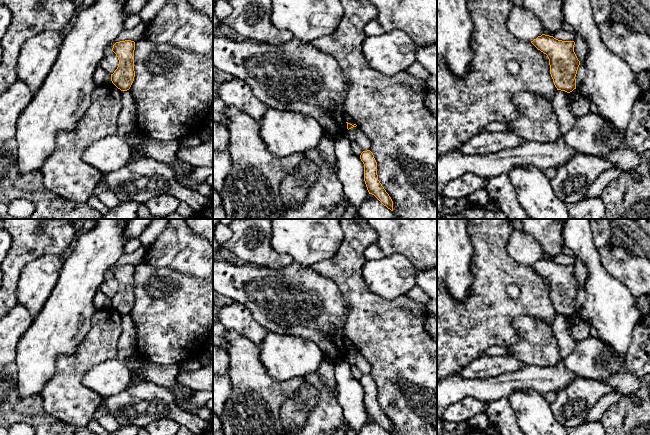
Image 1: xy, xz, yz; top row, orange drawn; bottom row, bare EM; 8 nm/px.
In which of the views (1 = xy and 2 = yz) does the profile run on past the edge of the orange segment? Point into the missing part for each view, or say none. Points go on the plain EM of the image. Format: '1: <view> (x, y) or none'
1: none
2: none

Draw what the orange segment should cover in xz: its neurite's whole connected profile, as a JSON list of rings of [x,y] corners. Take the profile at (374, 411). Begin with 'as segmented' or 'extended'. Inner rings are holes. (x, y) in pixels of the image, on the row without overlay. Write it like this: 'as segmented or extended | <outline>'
as segmented | [[[370,374],[363,375],[360,383],[364,388],[364,405],[369,418],[374,419],[384,430],[393,435],[393,425],[377,399],[377,386]]]

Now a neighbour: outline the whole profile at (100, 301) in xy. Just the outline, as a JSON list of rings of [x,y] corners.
[[[100,290],[96,293],[93,304],[96,307],[96,309],[103,309],[107,307],[111,307],[111,298],[108,298],[104,293],[102,293]]]

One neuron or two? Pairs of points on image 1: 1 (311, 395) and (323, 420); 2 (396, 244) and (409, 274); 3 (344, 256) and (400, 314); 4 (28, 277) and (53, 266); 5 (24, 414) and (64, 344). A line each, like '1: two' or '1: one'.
1: two
2: two
3: one
4: one
5: two

